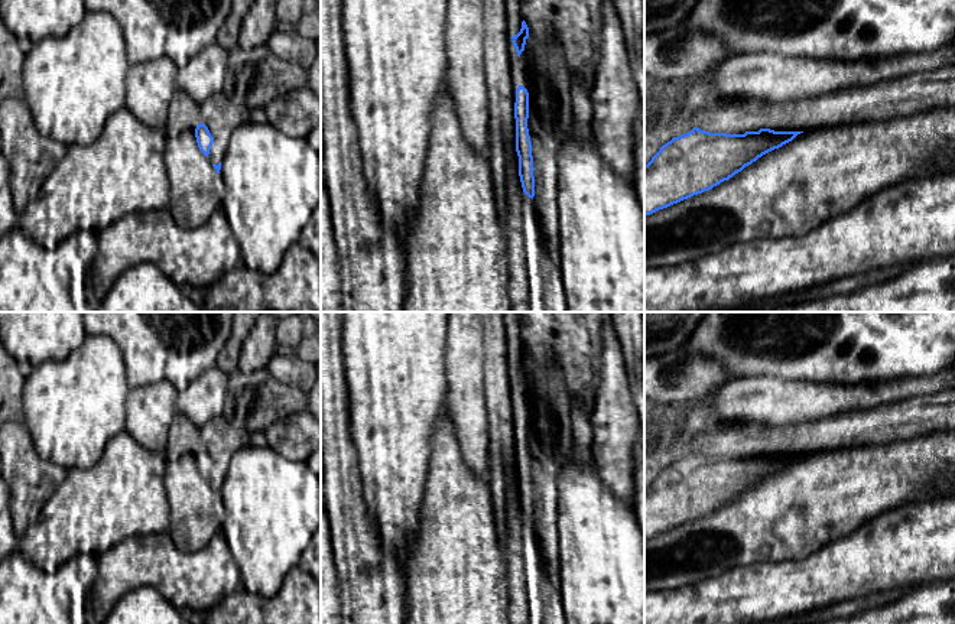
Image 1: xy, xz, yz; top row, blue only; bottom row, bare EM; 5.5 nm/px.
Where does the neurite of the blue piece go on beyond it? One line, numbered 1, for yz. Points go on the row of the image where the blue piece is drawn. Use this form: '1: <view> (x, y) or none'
1: none

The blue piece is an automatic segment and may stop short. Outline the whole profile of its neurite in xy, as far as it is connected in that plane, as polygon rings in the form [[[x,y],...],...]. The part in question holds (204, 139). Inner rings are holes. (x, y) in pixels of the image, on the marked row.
[[[218,92],[199,104],[201,123],[195,129],[199,150],[209,159],[217,173],[233,131],[250,121],[250,108]]]

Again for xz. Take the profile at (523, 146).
[[[526,22],[516,36],[511,36],[519,56],[519,77],[522,84],[516,90],[516,152],[519,156],[519,176],[523,192],[533,199],[535,211],[545,244],[552,260],[559,264],[559,144],[568,137],[574,121],[571,100],[571,72],[562,45],[552,36],[530,38]]]

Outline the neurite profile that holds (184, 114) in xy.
[[[176,90],[169,104],[163,129],[166,137],[178,137],[182,131],[195,131],[201,123],[199,104],[182,90]]]

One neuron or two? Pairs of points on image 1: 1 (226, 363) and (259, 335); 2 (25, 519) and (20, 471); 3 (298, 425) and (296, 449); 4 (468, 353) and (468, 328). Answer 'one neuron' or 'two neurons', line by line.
1: two neurons
2: one neuron
3: one neuron
4: one neuron

